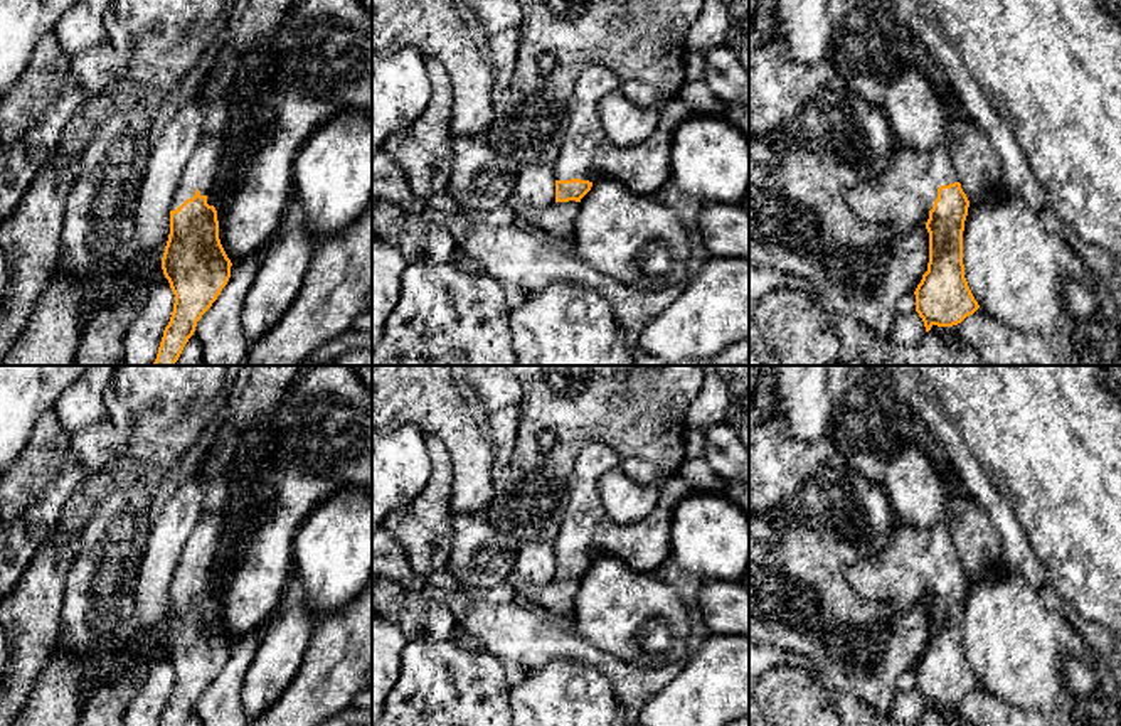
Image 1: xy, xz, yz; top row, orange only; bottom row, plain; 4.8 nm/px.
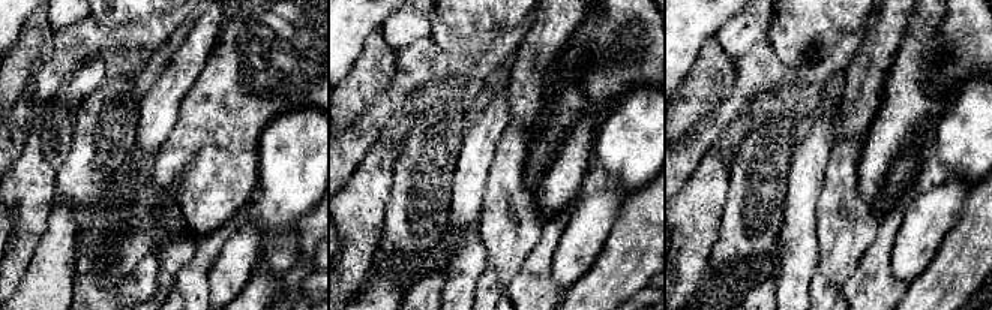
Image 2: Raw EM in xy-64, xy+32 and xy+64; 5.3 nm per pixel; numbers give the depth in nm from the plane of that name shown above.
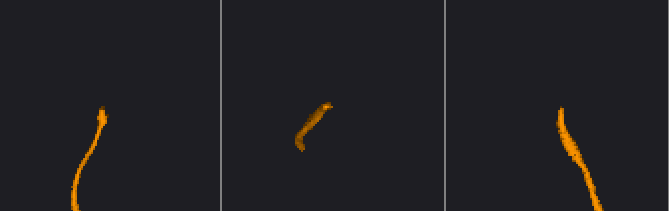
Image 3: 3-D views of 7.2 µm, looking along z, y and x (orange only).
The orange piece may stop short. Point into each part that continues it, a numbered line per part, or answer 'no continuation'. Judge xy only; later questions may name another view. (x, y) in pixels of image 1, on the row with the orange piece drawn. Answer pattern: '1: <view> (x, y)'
1: xy (318, 66)

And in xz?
1: xz (588, 154)

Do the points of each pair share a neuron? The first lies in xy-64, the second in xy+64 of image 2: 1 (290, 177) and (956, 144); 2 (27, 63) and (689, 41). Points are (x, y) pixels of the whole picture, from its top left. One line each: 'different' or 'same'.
1: same
2: different

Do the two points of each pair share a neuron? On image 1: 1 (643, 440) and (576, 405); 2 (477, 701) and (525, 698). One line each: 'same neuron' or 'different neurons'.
1: same neuron
2: different neurons

